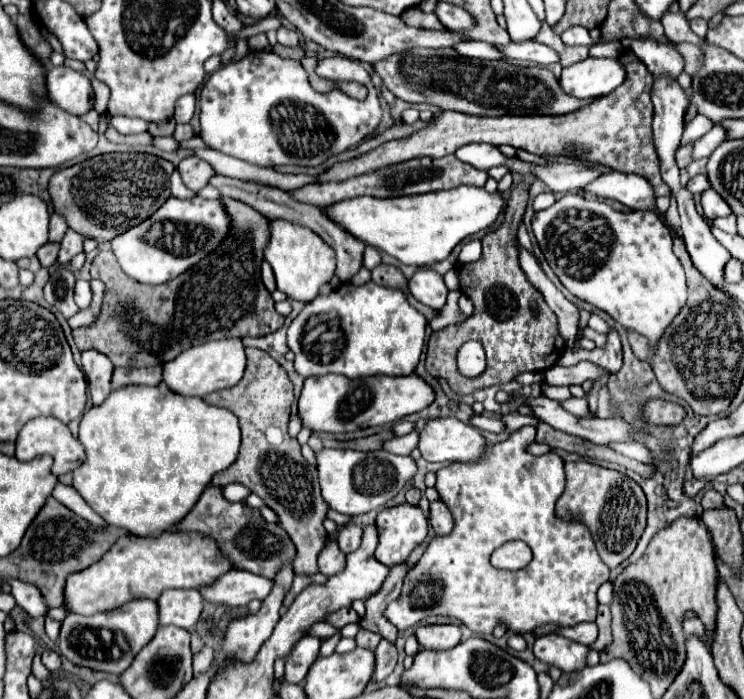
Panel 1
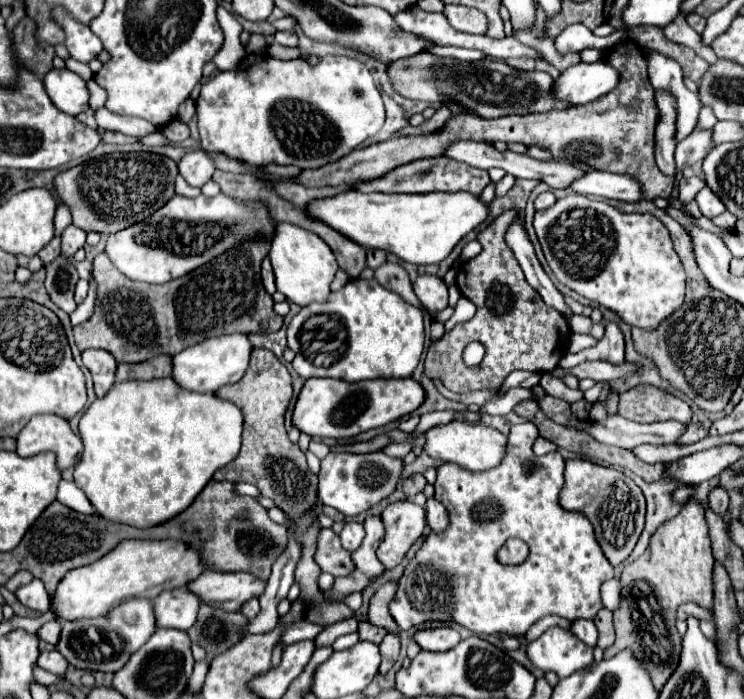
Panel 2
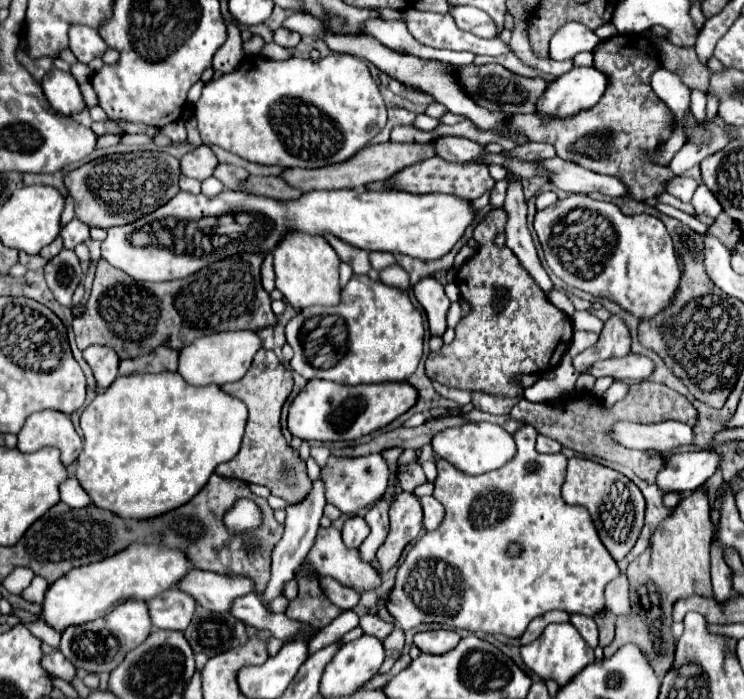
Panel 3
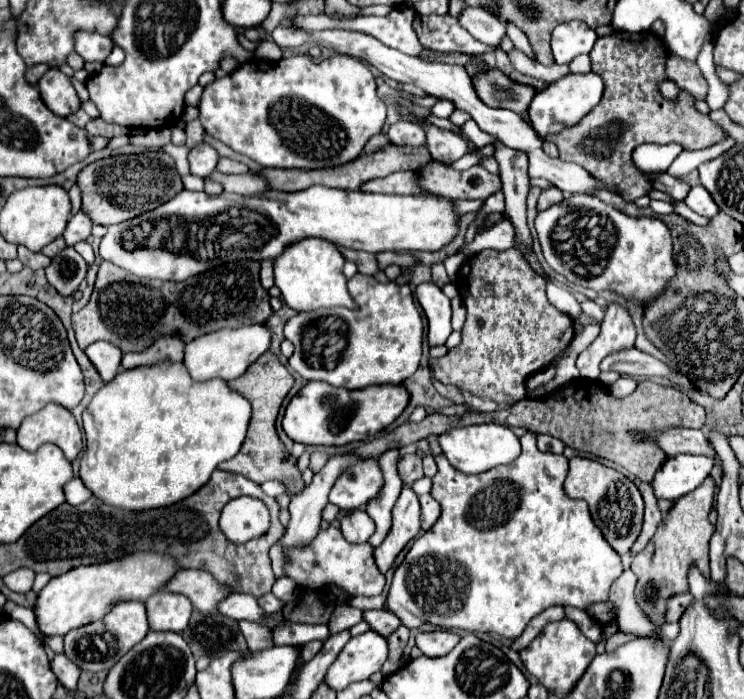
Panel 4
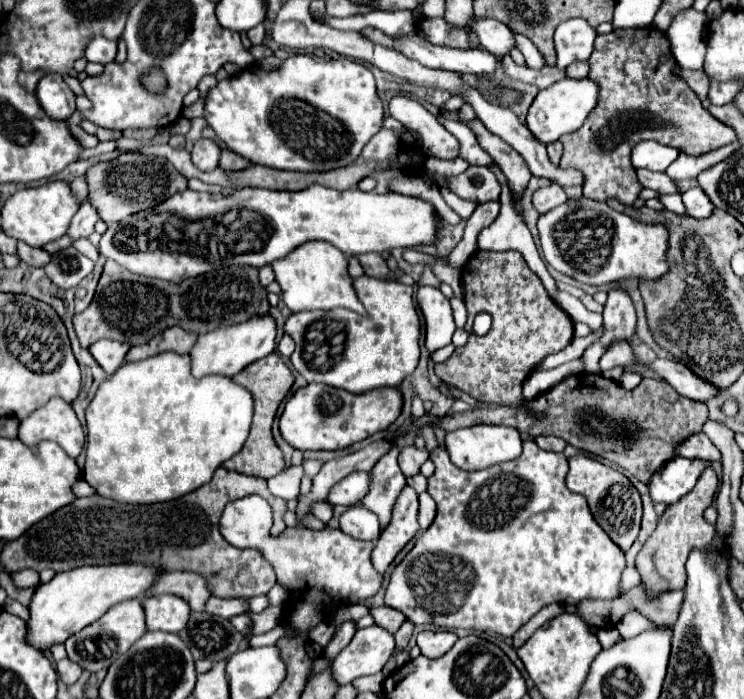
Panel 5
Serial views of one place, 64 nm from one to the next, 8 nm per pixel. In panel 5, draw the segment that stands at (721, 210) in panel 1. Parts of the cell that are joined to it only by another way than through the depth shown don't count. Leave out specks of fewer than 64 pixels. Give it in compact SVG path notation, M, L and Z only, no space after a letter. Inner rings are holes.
M698 186L684 192L682 202L686 206L686 214L692 216L692 218L708 218L712 214L712 210L714 210L712 202L708 200L708 196Z

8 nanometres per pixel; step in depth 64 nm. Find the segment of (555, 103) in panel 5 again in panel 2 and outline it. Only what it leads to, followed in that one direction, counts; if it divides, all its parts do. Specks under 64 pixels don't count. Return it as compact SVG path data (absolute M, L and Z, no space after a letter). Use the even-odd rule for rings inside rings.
M606 60L592 64L580 62L560 74L560 78L554 82L552 96L568 102L568 106L584 106L608 94L616 84L618 72L606 64Z

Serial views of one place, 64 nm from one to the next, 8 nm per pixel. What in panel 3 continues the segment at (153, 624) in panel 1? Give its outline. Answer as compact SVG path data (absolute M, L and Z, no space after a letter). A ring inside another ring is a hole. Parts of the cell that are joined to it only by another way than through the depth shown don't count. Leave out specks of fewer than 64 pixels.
M126 600L124 604L118 604L108 616L86 622L80 626L70 626L62 632L62 642L60 642L60 652L76 666L86 672L112 672L124 656L136 648L136 644L142 644L148 634L152 632L152 622L148 616L146 602L140 600Z

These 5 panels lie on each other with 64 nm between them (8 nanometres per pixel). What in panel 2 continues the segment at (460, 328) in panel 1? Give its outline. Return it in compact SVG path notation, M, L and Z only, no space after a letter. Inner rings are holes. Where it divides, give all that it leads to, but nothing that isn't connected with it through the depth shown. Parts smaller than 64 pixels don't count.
M506 210L480 230L478 242L482 244L482 252L476 258L464 262L460 276L456 278L460 294L474 302L476 316L468 322L456 324L450 334L428 348L424 362L426 376L432 378L434 370L436 378L440 378L442 384L452 392L464 394L472 390L498 390L506 374L512 370L552 372L568 350L570 326L566 316L548 306L542 296L526 282L518 260L504 242L504 234L514 216L516 210ZM470 342L480 342L486 348L480 368L468 368L462 362L462 352Z

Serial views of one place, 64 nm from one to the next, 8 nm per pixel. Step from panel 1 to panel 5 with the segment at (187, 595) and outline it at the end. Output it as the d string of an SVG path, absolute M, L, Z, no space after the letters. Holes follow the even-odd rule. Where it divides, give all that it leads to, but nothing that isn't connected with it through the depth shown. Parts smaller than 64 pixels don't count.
M172 594L150 596L142 600L146 612L146 628L162 632L180 632L190 616L188 604Z

